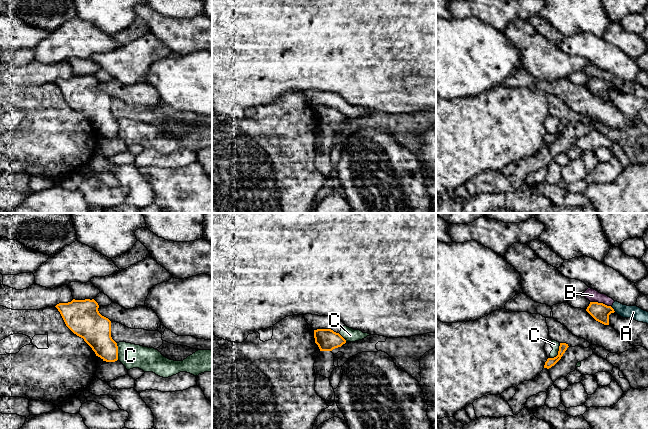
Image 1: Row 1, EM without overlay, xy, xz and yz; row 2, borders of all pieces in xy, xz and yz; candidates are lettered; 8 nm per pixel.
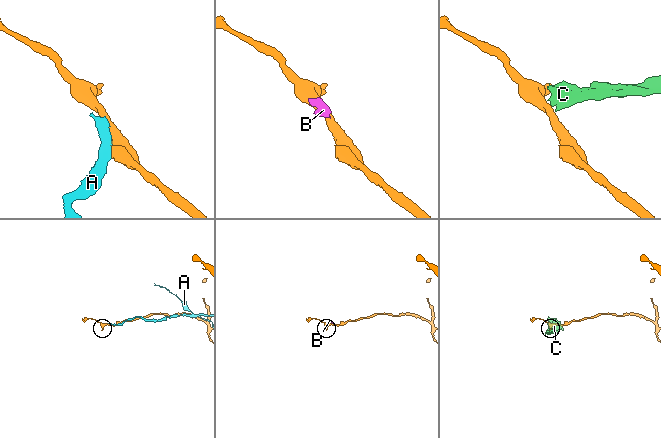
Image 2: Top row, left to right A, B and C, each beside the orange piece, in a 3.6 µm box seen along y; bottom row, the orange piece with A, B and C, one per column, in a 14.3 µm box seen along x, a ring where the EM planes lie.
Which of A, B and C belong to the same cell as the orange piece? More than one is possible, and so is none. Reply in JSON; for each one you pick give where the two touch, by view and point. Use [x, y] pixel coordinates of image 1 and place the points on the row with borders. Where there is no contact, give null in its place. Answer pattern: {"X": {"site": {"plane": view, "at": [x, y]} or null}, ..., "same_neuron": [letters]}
{"same_neuron": []}

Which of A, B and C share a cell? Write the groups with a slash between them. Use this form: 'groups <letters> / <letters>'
groups A B / C

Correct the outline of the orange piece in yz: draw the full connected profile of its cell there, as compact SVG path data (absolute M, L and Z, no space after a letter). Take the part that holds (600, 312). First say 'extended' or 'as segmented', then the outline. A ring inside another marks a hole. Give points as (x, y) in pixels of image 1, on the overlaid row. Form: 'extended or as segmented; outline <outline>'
as segmented; outline M590 302L586 311L598 322L609 325L609 315L614 313L614 309L611 306L607 306L603 303Z

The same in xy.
as segmented; outline M92 299L59 303L55 306L66 326L106 362L118 360L118 346L111 337L111 321L102 316L98 303Z

